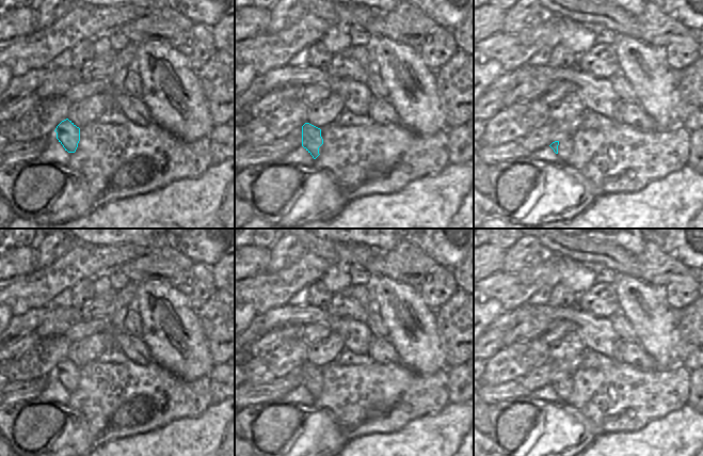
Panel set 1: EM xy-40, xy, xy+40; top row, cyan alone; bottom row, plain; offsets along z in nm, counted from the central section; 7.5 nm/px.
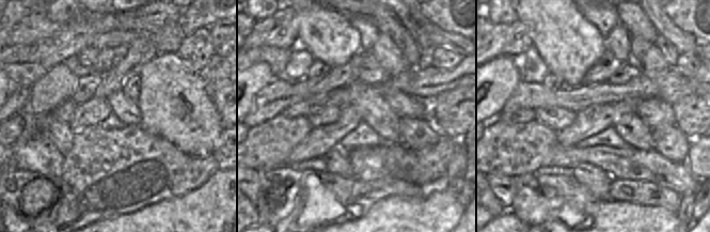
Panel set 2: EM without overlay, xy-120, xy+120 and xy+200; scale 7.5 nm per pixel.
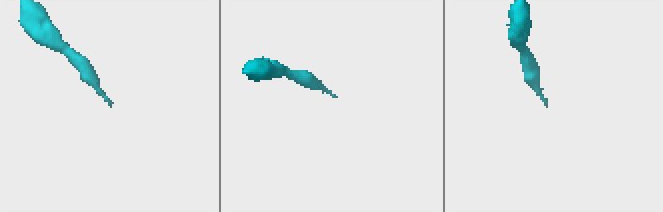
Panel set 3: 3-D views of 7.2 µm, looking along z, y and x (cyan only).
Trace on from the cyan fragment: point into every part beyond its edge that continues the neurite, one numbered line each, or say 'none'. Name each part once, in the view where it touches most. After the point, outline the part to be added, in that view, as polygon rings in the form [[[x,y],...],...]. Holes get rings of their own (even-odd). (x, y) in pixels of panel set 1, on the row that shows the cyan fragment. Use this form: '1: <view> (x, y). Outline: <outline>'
1: xy+40 (565, 146). Outline: [[[571,138],[559,140],[558,156],[562,163],[564,163],[573,152],[573,141]]]

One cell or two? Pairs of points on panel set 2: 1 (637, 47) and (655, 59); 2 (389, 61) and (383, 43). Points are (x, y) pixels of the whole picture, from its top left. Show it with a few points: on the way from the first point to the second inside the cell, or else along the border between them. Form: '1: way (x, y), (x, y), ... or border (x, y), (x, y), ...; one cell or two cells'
1: way (642, 49), (650, 57); one cell
2: way (389, 57), (383, 47); one cell

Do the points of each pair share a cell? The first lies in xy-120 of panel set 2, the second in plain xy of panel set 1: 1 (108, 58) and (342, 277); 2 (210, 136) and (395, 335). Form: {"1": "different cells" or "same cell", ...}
{"1": "same cell", "2": "same cell"}

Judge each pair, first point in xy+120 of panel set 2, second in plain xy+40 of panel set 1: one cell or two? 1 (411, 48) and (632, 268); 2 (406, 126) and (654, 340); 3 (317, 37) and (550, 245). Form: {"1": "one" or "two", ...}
{"1": "one", "2": "two", "3": "two"}

